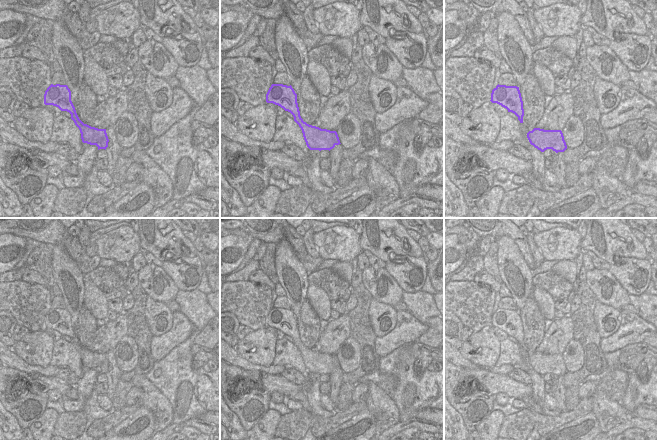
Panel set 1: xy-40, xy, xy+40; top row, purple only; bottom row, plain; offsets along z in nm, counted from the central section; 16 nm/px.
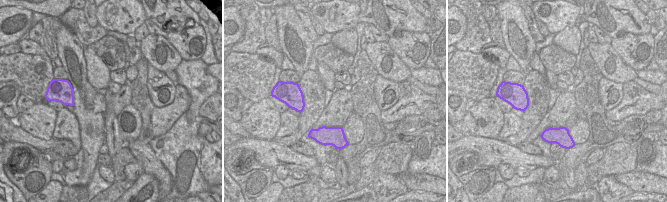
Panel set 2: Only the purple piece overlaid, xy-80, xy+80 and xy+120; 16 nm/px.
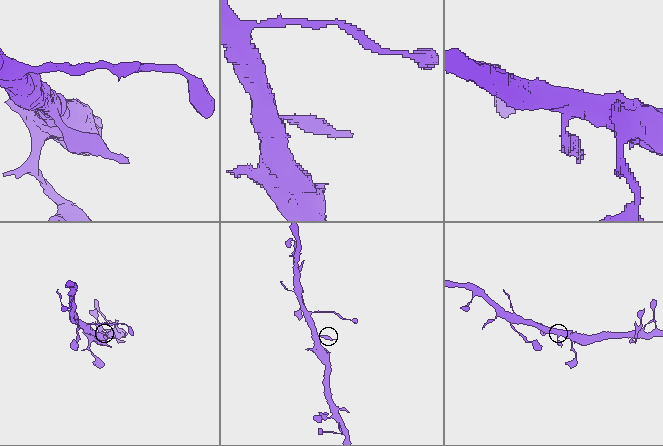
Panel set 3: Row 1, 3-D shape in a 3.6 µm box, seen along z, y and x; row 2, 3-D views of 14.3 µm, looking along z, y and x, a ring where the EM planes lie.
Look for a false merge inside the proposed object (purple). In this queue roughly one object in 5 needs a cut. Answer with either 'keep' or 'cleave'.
keep

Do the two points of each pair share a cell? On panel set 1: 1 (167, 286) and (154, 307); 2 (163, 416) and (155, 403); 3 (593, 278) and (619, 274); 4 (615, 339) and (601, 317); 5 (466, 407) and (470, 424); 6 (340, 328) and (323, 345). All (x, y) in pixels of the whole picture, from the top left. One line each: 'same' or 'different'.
1: different
2: same
3: different
4: different
5: same
6: same

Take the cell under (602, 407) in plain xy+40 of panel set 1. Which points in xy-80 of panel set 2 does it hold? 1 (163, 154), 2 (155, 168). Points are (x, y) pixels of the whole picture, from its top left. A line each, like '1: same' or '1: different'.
1: different
2: same

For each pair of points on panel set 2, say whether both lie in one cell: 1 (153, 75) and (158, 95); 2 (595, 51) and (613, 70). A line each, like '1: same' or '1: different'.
1: same
2: same

